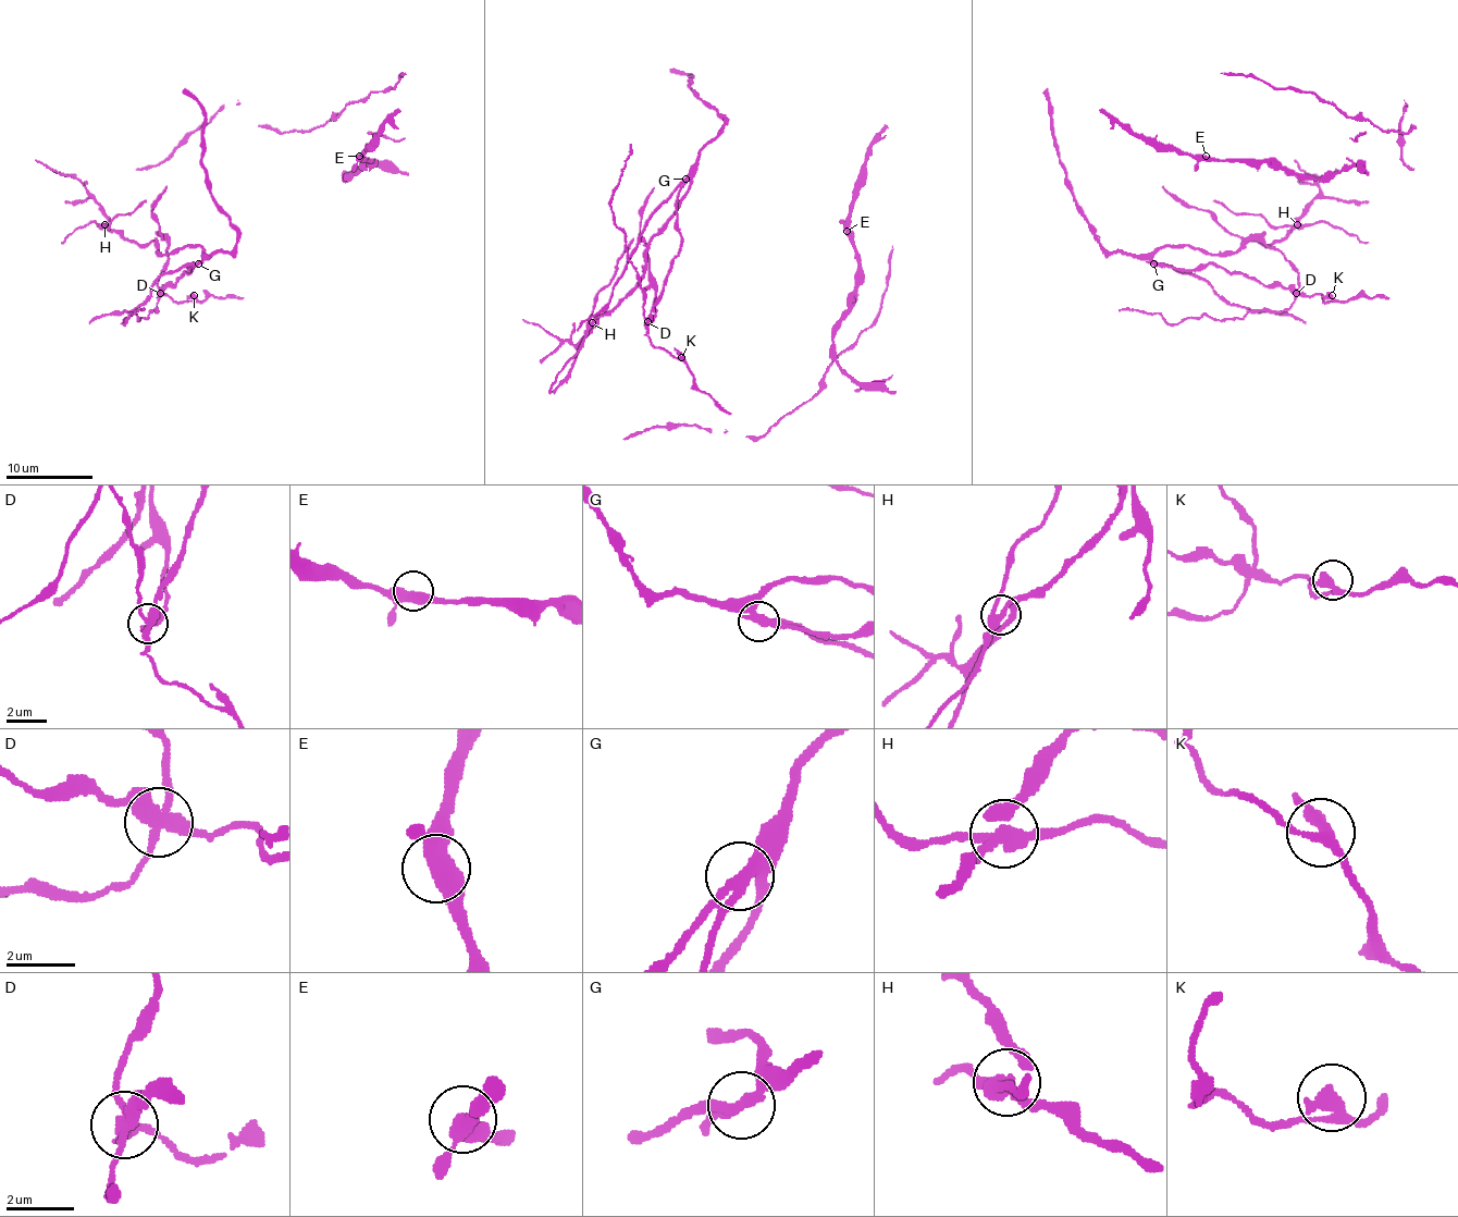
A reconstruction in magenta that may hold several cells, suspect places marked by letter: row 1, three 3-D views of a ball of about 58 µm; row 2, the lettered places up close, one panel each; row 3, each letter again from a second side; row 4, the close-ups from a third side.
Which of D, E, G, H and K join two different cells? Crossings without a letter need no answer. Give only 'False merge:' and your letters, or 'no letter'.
False merge: D, G, H

